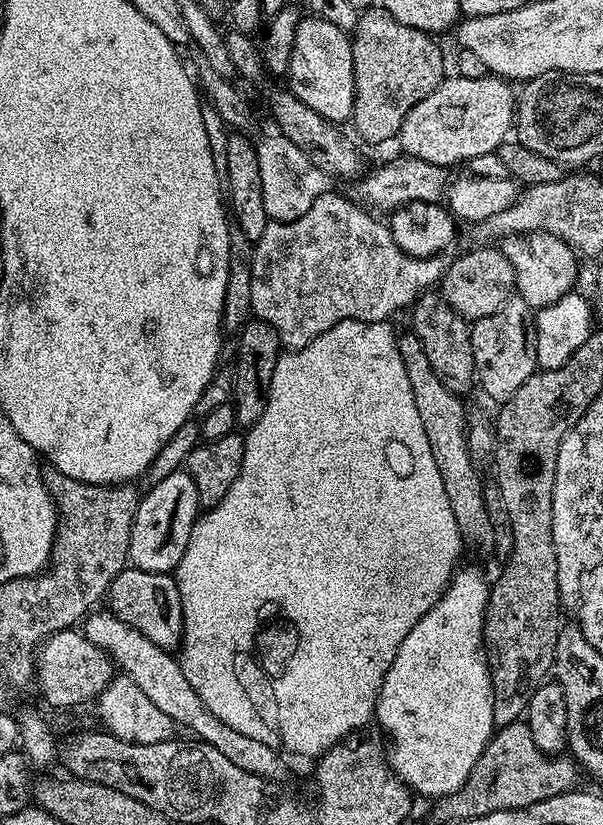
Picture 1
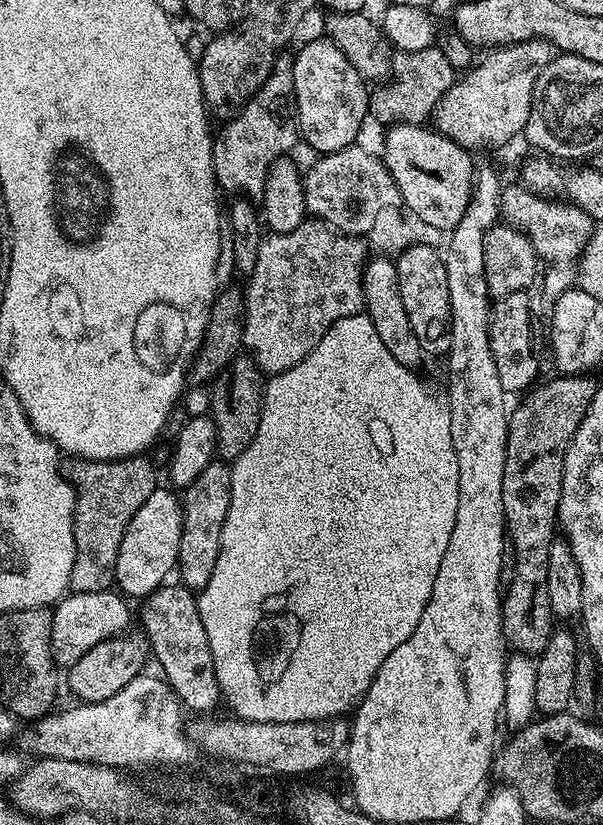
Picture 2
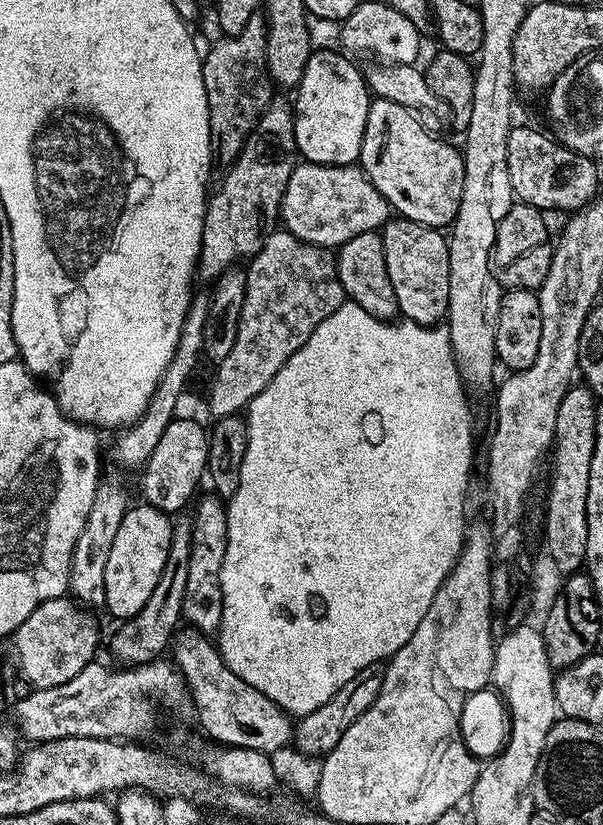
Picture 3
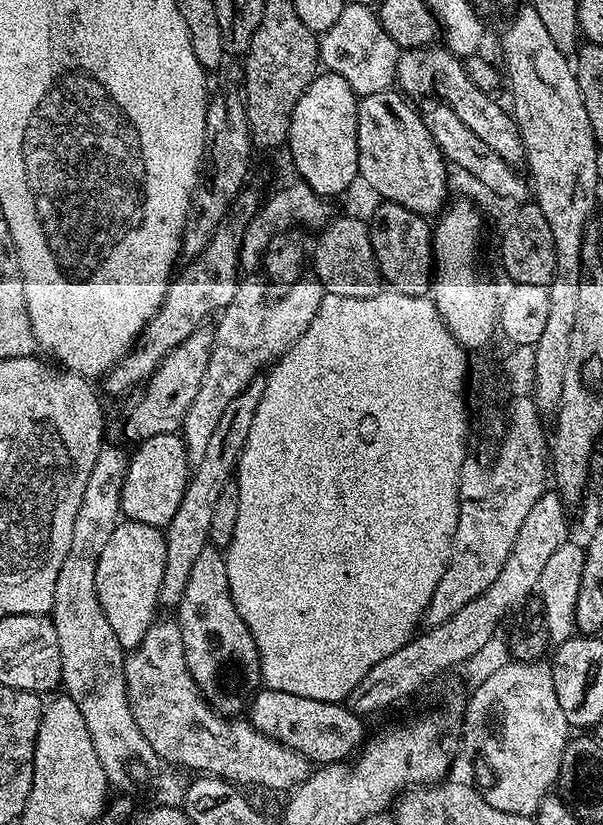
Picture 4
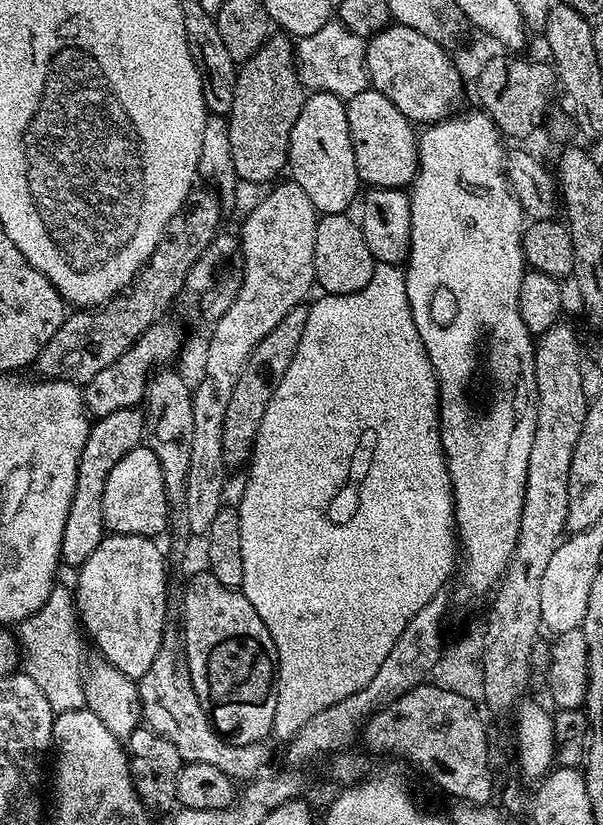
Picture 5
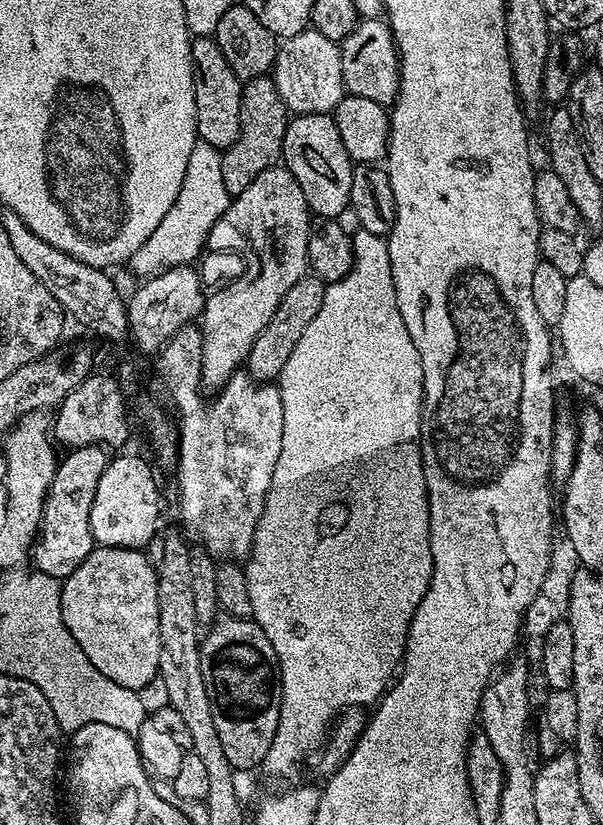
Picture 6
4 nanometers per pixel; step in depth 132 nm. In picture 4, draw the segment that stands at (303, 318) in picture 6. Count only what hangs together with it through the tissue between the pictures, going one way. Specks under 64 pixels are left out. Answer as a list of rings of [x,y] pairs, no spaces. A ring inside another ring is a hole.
[[[257,378],[226,406],[214,434],[210,434],[210,443],[206,446],[206,455],[202,462],[194,466],[186,490],[182,494],[182,506],[178,506],[178,514],[168,523],[166,529],[166,570],[162,574],[160,587],[160,603],[166,609],[175,609],[186,590],[186,581],[190,578],[190,570],[198,554],[209,547],[210,521],[214,514],[214,505],[222,494],[222,490],[233,483],[236,475],[236,463],[240,461],[242,450],[246,446],[246,438],[250,438],[250,426],[254,422],[254,414],[264,394],[263,379]]]

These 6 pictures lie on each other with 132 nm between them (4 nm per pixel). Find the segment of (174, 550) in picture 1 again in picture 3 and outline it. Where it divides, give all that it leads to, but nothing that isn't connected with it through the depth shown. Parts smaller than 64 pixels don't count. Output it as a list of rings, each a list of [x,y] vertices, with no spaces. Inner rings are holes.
[[[143,502],[137,504],[137,508],[136,505],[129,507],[122,518],[106,563],[103,607],[120,622],[131,620],[150,602],[150,594],[154,594],[154,586],[158,586],[158,578],[162,578],[162,566],[166,566],[172,541],[173,521],[169,513]]]

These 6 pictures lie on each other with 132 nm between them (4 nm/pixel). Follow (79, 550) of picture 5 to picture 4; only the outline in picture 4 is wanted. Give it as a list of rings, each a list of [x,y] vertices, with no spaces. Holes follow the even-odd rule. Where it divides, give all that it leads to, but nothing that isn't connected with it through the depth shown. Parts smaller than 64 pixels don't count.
[[[211,327],[194,330],[194,334],[190,334],[190,338],[182,342],[182,346],[175,348],[160,363],[160,369],[143,385],[139,393],[140,401],[129,410],[128,417],[124,420],[124,434],[131,442],[154,438],[154,434],[179,433],[183,429],[186,410],[190,410],[190,402],[194,402],[198,386],[202,386],[202,378],[206,378],[206,366],[210,366],[215,337],[215,331]]]

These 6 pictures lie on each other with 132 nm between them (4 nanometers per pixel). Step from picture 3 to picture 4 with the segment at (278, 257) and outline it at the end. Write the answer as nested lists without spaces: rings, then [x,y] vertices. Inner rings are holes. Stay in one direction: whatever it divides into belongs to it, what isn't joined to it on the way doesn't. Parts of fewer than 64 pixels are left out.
[[[256,278],[241,279],[234,298],[230,298],[223,312],[219,313],[215,321],[217,324],[214,324],[216,337],[212,343],[210,366],[206,366],[206,378],[202,378],[202,386],[198,386],[194,402],[190,402],[190,410],[186,410],[182,435],[188,462],[192,466],[202,462],[202,457],[206,455],[210,434],[214,434],[226,406],[230,406],[230,402],[234,402],[234,398],[238,398],[238,394],[242,394],[252,380],[283,358],[294,342],[302,338],[302,334],[306,334],[326,294],[319,280],[301,278],[293,280],[283,289],[281,296],[271,300],[268,297],[269,285],[263,279],[252,279]]]

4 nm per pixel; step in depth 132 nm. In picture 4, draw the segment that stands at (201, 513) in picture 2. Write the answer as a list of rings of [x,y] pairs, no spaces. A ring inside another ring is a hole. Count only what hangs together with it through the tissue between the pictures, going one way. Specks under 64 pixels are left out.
[[[209,546],[198,554],[186,590],[178,605],[178,623],[186,650],[186,662],[200,693],[225,718],[236,718],[245,711],[250,697],[261,687],[260,655],[254,634],[242,622],[230,594],[226,574],[226,556],[221,549]]]

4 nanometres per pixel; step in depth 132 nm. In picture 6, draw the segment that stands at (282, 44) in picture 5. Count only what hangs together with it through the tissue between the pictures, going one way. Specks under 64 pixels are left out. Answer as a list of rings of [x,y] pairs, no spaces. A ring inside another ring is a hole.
[[[271,75],[259,76],[241,87],[239,107],[239,137],[229,149],[221,153],[222,178],[230,196],[234,198],[246,190],[258,174],[267,168],[275,168],[284,155],[284,135],[288,129],[290,113],[278,94],[275,79]]]

